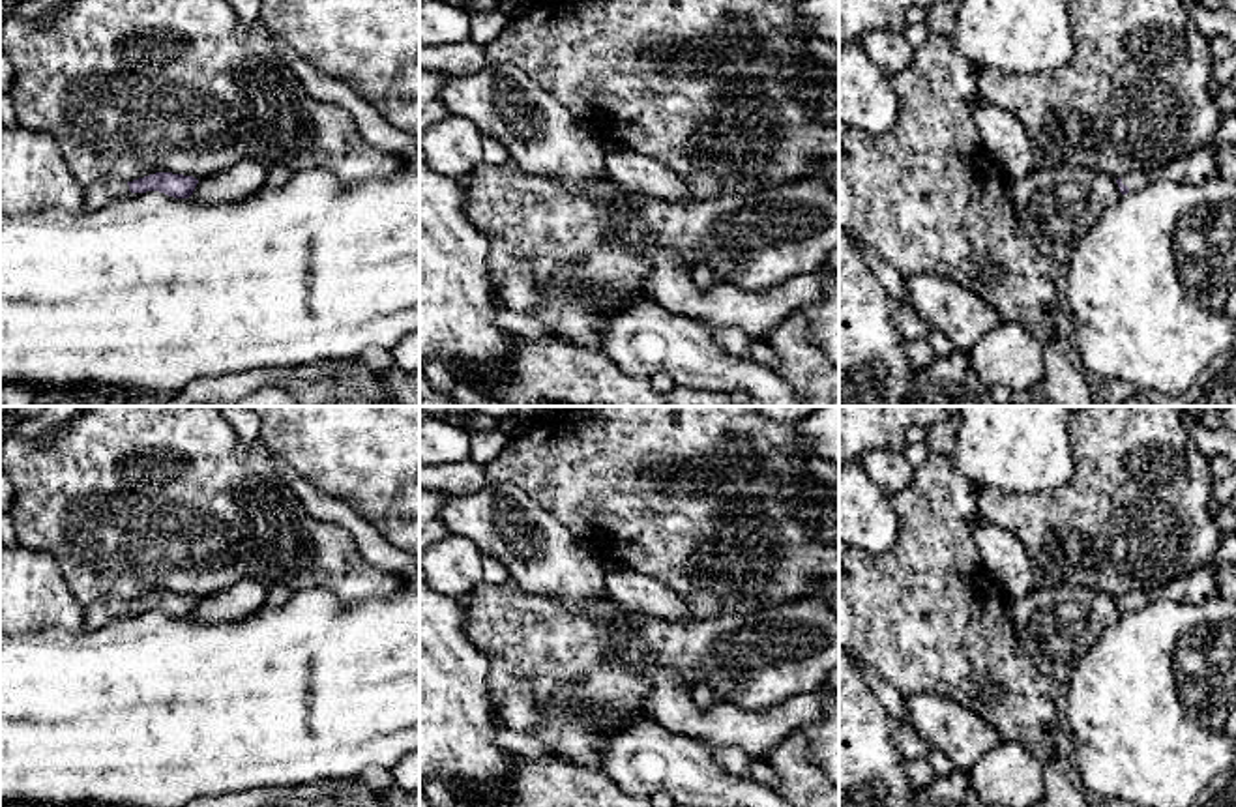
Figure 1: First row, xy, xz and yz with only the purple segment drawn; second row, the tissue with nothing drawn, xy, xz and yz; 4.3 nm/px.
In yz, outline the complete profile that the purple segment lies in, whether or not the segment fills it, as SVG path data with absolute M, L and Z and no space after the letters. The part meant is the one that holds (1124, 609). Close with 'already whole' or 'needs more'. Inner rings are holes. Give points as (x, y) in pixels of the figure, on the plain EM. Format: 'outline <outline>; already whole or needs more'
outline M1236 536L1225 537L1217 556L1208 565L1174 579L1154 595L1144 590L1131 590L1124 597L1118 597L1116 603L1120 612L1127 614L1142 610L1154 597L1204 607L1219 599L1217 573L1229 562L1236 562Z; needs more

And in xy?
outline M155 592L133 601L97 599L84 607L84 631L97 631L109 622L127 612L159 610L174 618L189 618L199 599L193 595Z; needs more

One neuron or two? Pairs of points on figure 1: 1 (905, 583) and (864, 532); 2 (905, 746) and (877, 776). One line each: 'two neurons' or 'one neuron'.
1: two neurons
2: two neurons

